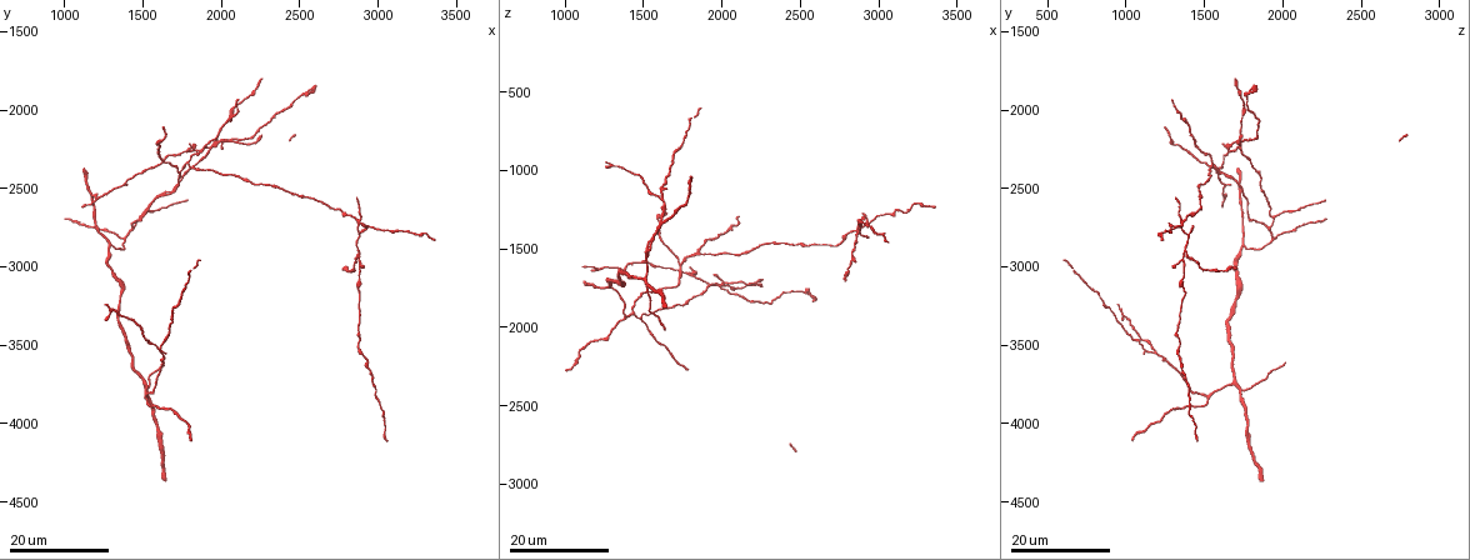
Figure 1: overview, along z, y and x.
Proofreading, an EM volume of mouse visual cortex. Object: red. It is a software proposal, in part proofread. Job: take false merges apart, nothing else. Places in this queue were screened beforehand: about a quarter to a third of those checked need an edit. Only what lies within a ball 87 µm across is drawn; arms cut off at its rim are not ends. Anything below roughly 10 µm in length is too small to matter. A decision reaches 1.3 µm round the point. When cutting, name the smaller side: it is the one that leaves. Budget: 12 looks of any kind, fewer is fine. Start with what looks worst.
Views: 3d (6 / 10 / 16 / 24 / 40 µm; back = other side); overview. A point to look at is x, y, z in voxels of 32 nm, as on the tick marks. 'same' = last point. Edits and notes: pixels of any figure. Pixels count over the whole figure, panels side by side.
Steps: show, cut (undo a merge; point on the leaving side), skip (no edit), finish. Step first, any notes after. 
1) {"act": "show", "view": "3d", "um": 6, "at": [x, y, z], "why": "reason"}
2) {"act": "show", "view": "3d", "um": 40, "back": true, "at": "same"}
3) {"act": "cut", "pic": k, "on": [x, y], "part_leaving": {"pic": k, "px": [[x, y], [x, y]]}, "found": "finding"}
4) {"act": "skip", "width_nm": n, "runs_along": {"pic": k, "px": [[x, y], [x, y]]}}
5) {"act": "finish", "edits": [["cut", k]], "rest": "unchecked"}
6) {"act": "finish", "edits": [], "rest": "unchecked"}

{"act": "show", "view": "3d", "um": 24, "at": [2880, 2720, 1360], "why": "four or more arms meet"}

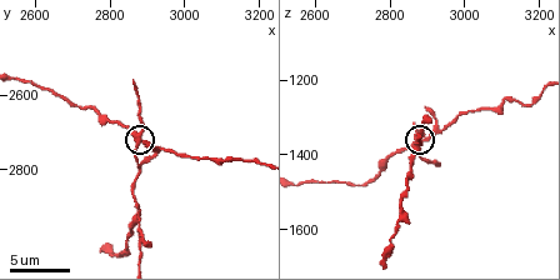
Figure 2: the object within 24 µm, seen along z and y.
{"act": "show", "view": "3d", "um": 10, "at": "same"}

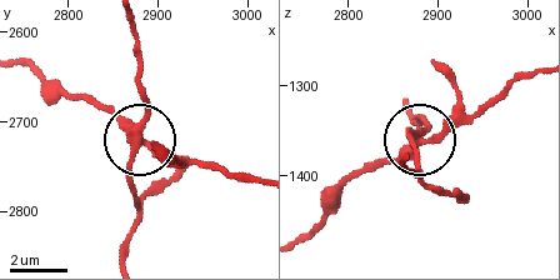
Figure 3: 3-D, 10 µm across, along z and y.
{"act": "cut", "pic": 3, "on": [141, 99], "part_leaving": {"pic": 3, "px": [[136, 139], [129, 158], [136, 221], [126, 258]]}, "found": "a second neuron is stuck on"}

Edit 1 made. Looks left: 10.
{"act": "show", "view": "3d", "um": 16, "at": [1940, 2220, 1720], "why": "two arms in line, one across"}

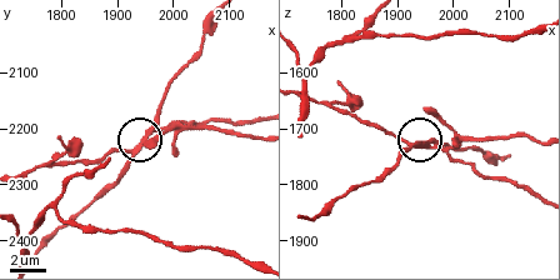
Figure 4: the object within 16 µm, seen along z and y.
{"act": "show", "view": "3d", "um": 6, "at": [1925, 2235, 1725], "why": "closer look"}

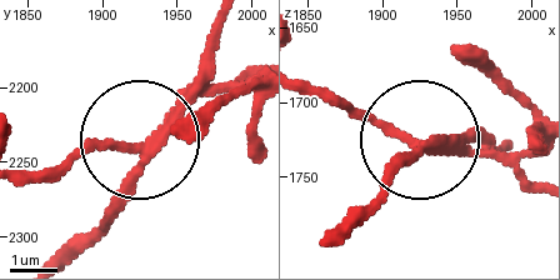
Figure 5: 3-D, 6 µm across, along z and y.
{"act": "cut", "pic": 5, "on": [105, 144], "part_leaving": {"pic": 5, "px": [[438, 156], [310, 96]]}, "found": "a second neuron is stuck on"}

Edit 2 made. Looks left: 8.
{"act": "show", "view": "overview", "why": "see it whole again"}

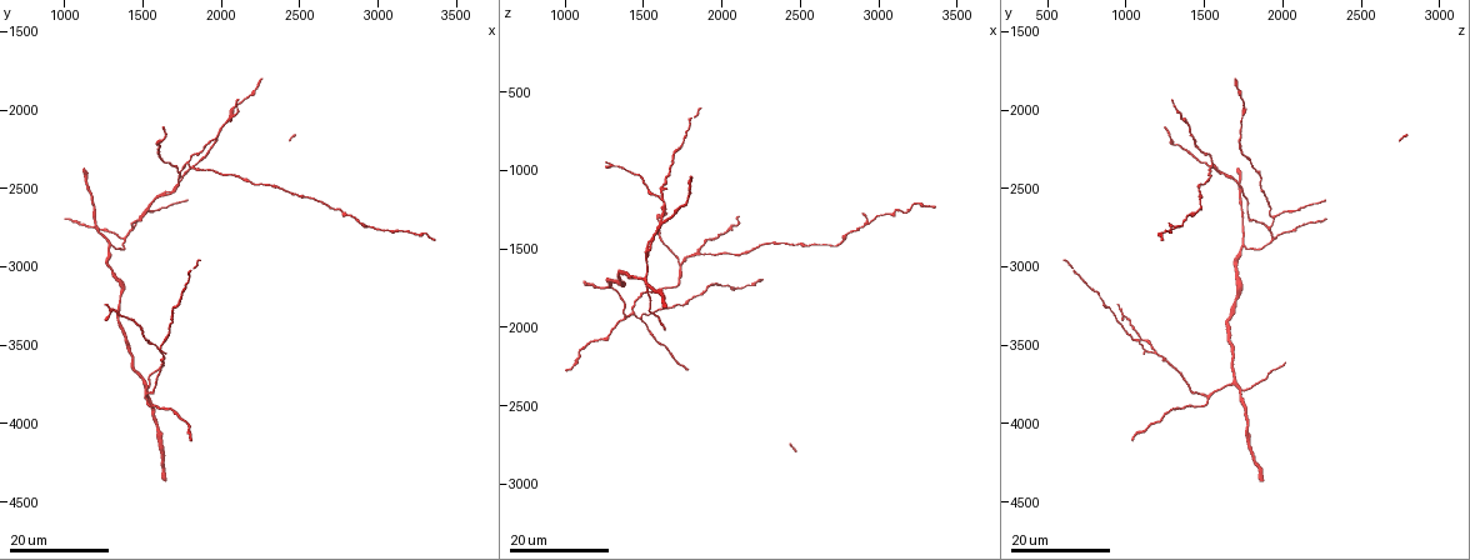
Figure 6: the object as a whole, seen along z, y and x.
{"act": "show", "view": "3d", "um": 16, "at": [1540, 3820, 1520], "why": "three arms meet"}

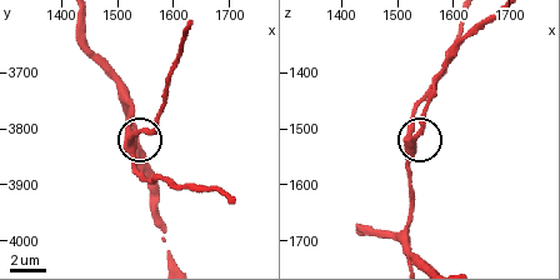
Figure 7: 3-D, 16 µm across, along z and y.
{"act": "show", "view": "3d", "um": 6, "at": [1520, 3840, 1520]}

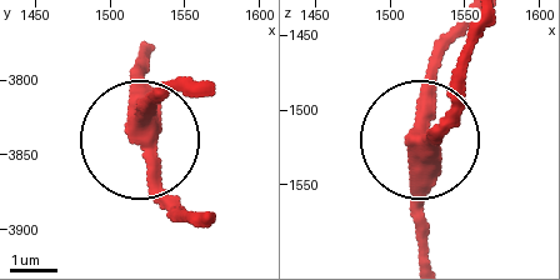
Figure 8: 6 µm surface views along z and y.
{"act": "skip", "arms": 3, "found": "one neuron here"}

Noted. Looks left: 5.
{"act": "show", "view": "3d", "um": 16, "at": [1780, 2340, 1560], "why": "two arms in line, one across"}

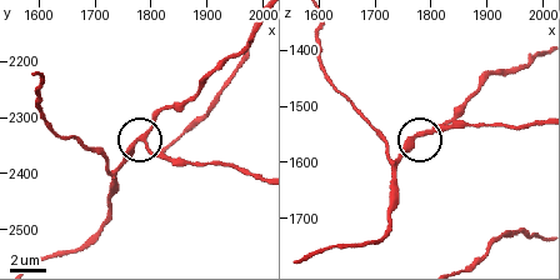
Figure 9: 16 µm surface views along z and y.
{"act": "show", "view": "3d", "um": 6, "at": [1785, 2340, 1545]}

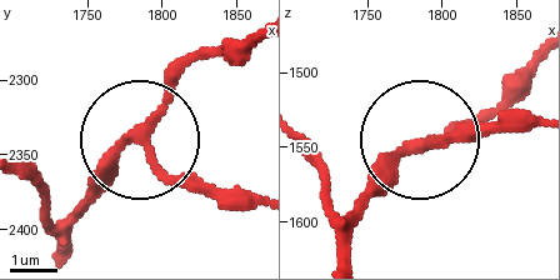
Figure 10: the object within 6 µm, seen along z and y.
{"act": "skip", "width_nm": 200, "found": "one neuron here"}

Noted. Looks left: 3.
{"act": "show", "view": "3d", "um": 16, "at": [1440, 2760, 1920], "why": "arms part here"}

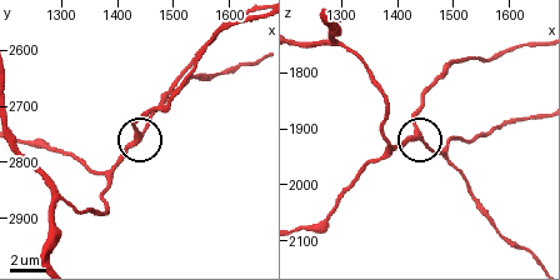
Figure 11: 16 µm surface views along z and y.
{"act": "show", "view": "3d", "um": 10, "at": [1440, 2760, 1910], "why": "closer look"}

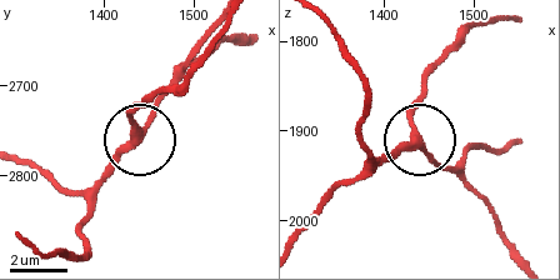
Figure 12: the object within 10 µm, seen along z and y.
{"act": "skip", "found": "all the same neuron"}

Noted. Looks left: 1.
{"act": "finish", "edits": [["cut", 3], ["cut", 5]], "rest": "unchecked"}

